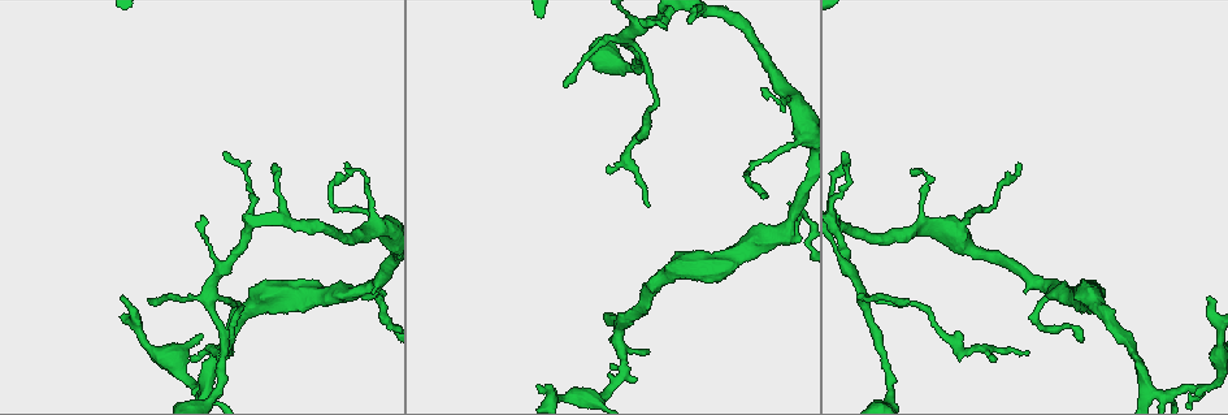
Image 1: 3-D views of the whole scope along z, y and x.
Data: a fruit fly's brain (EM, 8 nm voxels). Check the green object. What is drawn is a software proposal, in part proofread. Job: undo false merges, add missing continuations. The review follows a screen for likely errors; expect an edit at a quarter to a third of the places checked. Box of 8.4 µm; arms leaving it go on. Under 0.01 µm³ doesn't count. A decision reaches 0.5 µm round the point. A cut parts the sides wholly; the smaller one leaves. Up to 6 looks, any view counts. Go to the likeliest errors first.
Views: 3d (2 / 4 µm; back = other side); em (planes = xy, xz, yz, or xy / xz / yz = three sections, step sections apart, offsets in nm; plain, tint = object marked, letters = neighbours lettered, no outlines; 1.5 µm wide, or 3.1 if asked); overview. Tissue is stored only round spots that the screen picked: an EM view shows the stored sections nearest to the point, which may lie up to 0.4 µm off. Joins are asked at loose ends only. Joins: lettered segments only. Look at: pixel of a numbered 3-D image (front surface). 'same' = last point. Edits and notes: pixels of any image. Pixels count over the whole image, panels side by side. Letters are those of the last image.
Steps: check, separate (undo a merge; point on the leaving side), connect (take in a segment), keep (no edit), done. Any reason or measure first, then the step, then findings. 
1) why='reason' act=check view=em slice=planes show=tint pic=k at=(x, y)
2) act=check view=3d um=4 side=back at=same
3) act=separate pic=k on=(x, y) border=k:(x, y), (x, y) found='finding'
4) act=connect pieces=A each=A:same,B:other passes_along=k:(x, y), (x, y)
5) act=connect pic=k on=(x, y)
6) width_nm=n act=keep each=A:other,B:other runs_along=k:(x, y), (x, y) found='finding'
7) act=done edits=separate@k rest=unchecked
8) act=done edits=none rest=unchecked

why='a fork' act=check view=em slice=xz step=4 show=plain pic=1 at=(369, 287)

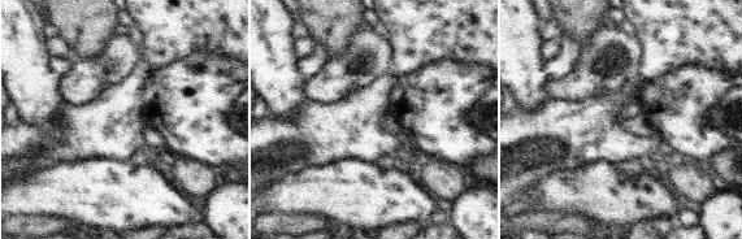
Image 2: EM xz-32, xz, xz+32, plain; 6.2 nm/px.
why='where the object lies' act=check view=em slice=xz step=4 show=tint at=same

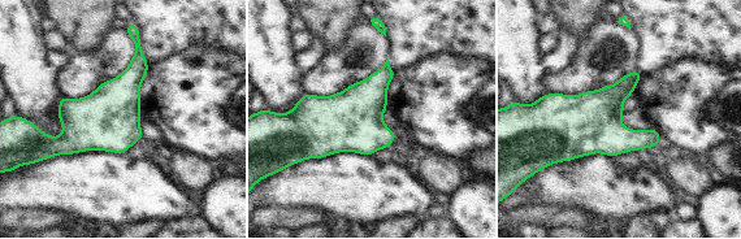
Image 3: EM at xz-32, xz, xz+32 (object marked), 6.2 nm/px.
act=check view=em slice=xz step=4 show=letters at=same

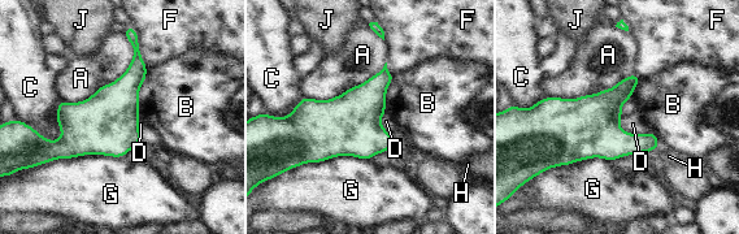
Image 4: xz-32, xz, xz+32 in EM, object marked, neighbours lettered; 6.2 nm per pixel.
act=keep each=A:other,B:other,C:other,D:other,F:other,G:other,H:other,J:other border=4:(617, 122), (627, 133), (650, 131) found='one neuron here'

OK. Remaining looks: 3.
why='branch stops here' act=check view=em slice=xz step=4 show=tint pic=1 at=(761, 198)

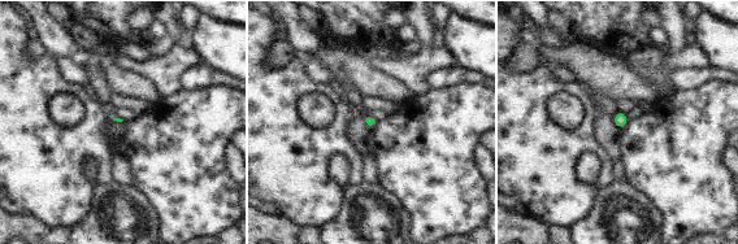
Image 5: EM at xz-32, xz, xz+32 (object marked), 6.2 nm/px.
act=check view=em slice=planes show=letters at=same

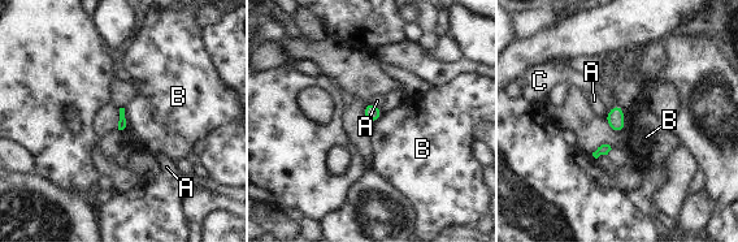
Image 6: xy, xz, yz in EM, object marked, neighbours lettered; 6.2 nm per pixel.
longest_contact=B:150nm act=keep each=A:other,B:other,C:other found='none of them fits'

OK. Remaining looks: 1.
act=done edits=none rest=unchecked

